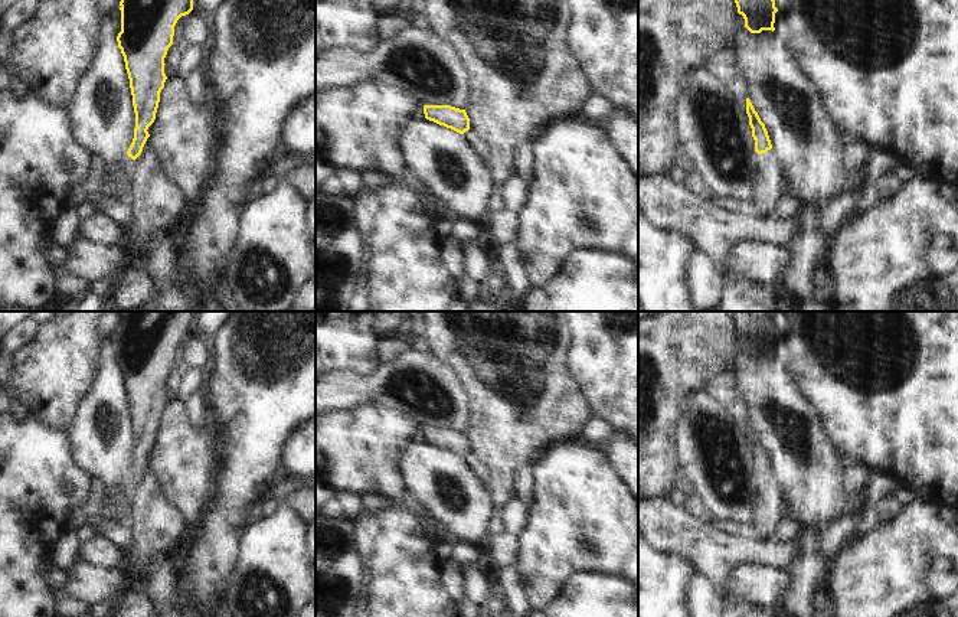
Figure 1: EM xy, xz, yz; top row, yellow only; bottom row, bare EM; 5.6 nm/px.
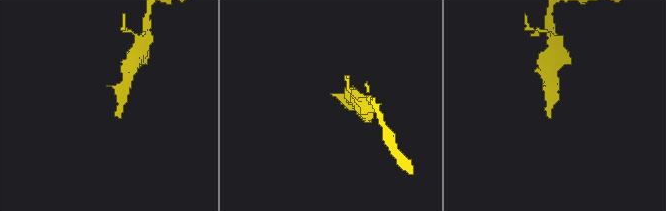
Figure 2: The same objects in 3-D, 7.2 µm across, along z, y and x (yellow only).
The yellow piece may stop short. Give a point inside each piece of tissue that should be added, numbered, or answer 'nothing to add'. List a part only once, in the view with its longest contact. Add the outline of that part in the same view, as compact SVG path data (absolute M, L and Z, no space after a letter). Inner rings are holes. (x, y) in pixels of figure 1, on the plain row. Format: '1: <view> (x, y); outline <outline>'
1: yz (770, 511); outline M771 471L758 477L756 510L748 535L762 541L771 539L784 515L784 494L775 474Z

